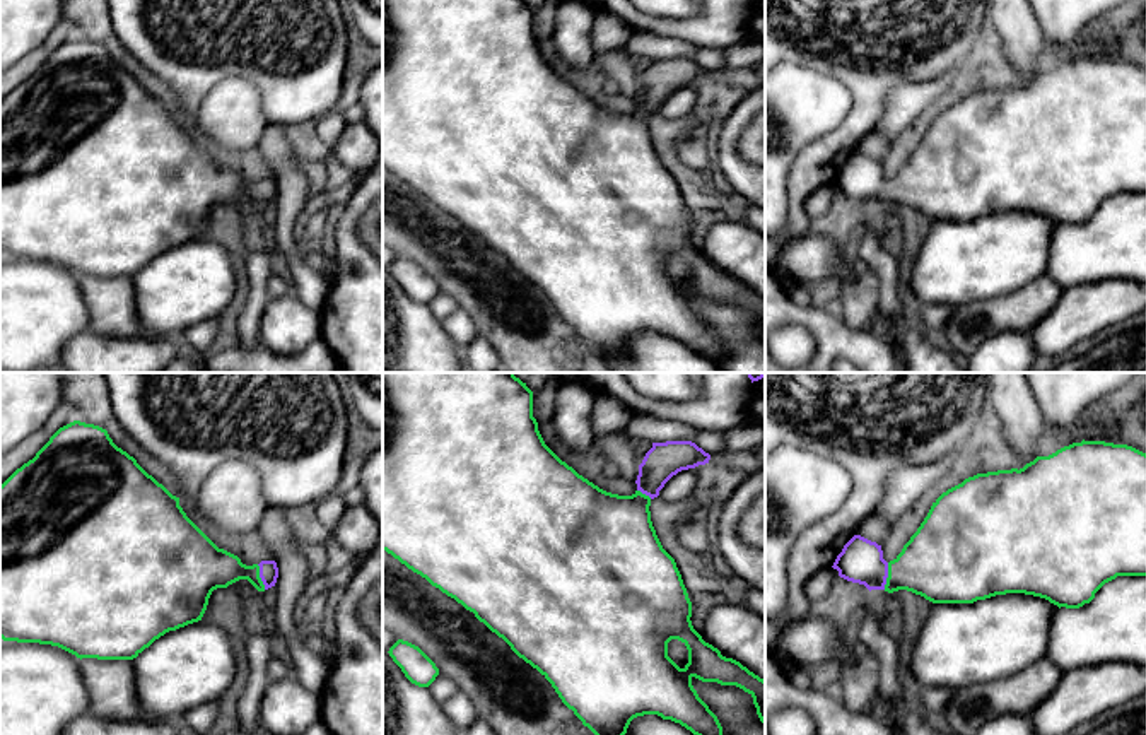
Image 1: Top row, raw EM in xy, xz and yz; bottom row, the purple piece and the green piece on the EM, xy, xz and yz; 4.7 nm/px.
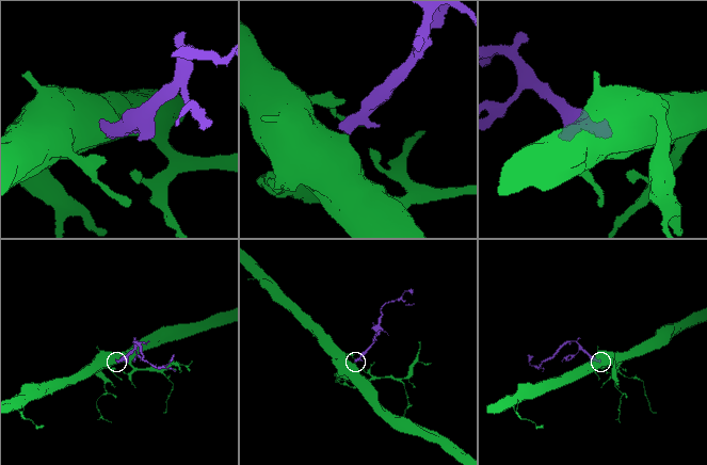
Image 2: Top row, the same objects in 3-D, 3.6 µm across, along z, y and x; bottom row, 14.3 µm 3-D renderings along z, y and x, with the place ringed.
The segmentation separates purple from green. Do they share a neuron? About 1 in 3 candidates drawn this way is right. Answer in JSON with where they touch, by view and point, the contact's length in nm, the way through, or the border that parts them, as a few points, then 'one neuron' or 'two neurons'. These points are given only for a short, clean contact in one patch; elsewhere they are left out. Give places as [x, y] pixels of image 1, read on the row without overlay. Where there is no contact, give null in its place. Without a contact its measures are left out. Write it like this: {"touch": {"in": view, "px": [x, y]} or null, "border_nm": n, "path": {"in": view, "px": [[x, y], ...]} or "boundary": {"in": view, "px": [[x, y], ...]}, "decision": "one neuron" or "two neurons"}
{"touch": {"in": "yz", "px": [887, 194]}, "border_nm": 130, "path": {"in": "yz", "px": [[861, 178], [875, 190], [887, 194], [938, 180]]}, "decision": "one neuron"}

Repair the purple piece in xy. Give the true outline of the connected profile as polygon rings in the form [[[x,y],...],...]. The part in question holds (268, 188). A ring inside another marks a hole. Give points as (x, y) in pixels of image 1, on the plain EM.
[[[73,38],[60,44],[32,77],[17,85],[0,103],[0,255],[3,258],[39,260],[58,263],[77,275],[133,277],[155,256],[169,248],[202,238],[213,207],[248,197],[258,209],[275,203],[278,185],[275,178],[246,183],[241,176],[219,166],[183,128],[179,115],[149,92],[133,74],[118,65],[108,48]]]

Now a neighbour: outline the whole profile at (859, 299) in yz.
[[[859,267],[857,279],[840,289],[842,320],[851,330],[866,328],[878,311],[880,279],[869,268]]]

